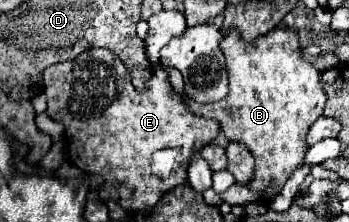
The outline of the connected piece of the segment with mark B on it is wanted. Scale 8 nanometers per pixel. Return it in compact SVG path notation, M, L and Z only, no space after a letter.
M271 29L251 45L243 43L235 31L229 31L227 37L223 37L223 55L227 61L229 93L225 99L213 103L195 103L183 89L181 73L161 63L159 67L167 73L169 83L189 111L219 121L229 141L241 141L249 147L255 157L255 173L247 187L261 193L263 203L271 203L295 167L305 161L307 131L323 115L327 97L319 81L321 75L309 61L301 59L299 37L289 29Z

